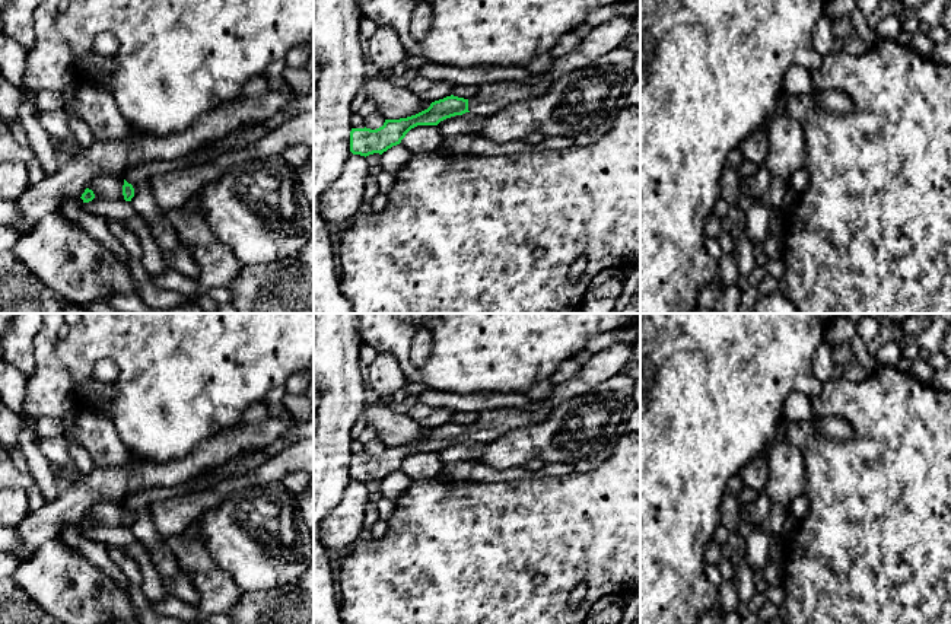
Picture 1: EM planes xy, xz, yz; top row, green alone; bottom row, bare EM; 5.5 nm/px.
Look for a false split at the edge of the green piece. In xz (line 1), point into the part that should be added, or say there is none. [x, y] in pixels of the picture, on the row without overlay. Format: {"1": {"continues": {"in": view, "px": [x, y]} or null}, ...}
{"1": {"continues": {"in": "xz", "px": [493, 423]}}}

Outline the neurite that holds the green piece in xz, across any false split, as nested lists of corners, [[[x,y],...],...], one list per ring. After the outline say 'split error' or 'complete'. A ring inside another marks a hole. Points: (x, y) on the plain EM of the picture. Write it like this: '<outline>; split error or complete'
[[[553,408],[490,410],[480,413],[478,421],[471,426],[451,421],[432,429],[427,436],[416,442],[400,446],[385,446],[384,452],[376,456],[366,453],[352,455],[350,478],[365,484],[373,480],[382,481],[392,472],[400,471],[405,461],[417,452],[438,452],[446,445],[465,439],[474,439],[486,445],[513,429],[543,421],[551,410]]]; split error

